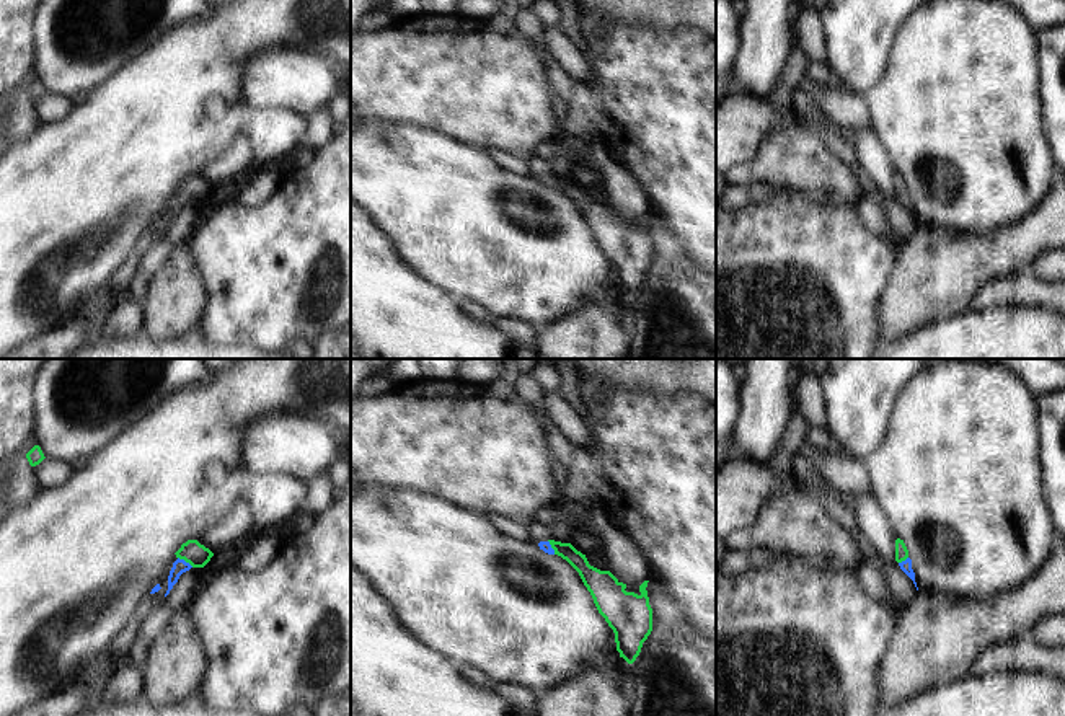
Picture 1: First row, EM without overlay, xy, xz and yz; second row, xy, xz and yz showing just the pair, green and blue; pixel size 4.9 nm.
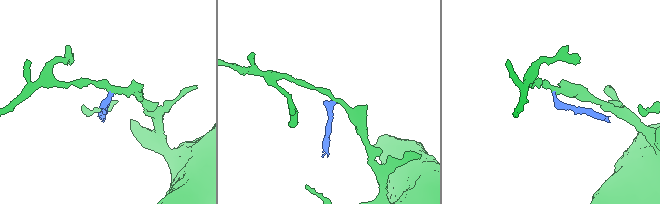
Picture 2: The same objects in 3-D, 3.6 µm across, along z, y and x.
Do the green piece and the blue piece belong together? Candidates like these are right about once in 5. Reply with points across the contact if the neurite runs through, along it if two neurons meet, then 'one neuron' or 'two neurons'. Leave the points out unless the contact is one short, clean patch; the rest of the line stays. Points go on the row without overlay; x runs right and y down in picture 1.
across xy (194, 188), (186, 196), (180, 201) | one neuron

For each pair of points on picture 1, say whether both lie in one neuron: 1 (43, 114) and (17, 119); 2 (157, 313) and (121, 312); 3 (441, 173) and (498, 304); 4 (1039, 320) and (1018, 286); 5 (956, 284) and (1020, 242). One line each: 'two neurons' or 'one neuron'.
1: two neurons
2: two neurons
3: one neuron
4: two neurons
5: one neuron

